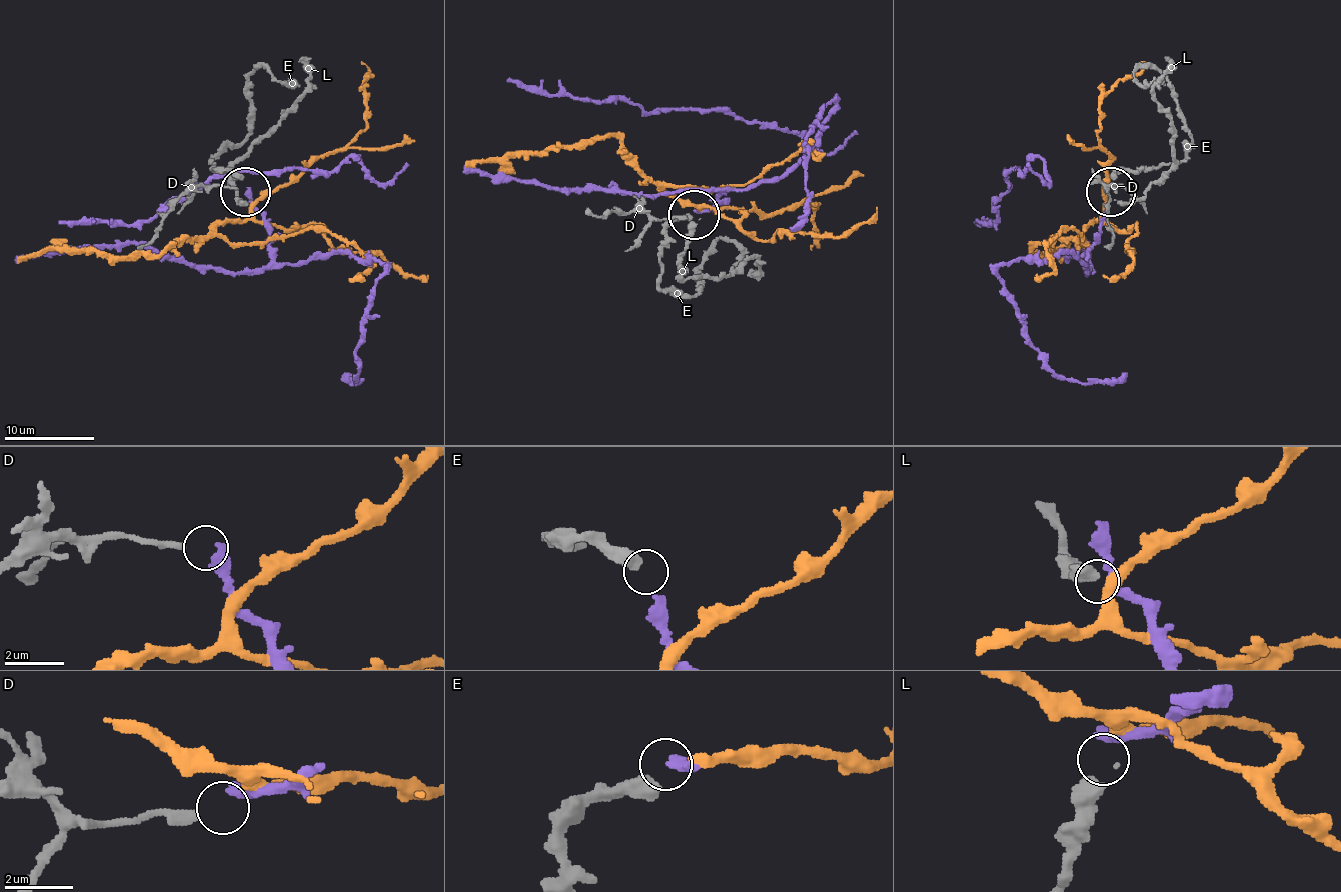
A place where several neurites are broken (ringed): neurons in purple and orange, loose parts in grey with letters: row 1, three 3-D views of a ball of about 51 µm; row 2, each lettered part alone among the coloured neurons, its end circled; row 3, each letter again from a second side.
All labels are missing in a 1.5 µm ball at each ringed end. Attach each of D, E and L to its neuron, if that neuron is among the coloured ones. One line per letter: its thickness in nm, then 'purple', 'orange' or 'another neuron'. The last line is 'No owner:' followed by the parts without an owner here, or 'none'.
D: 260 nm | another neuron
E: 500 nm | purple
L: 200 nm | another neuron
No owner: D, L

